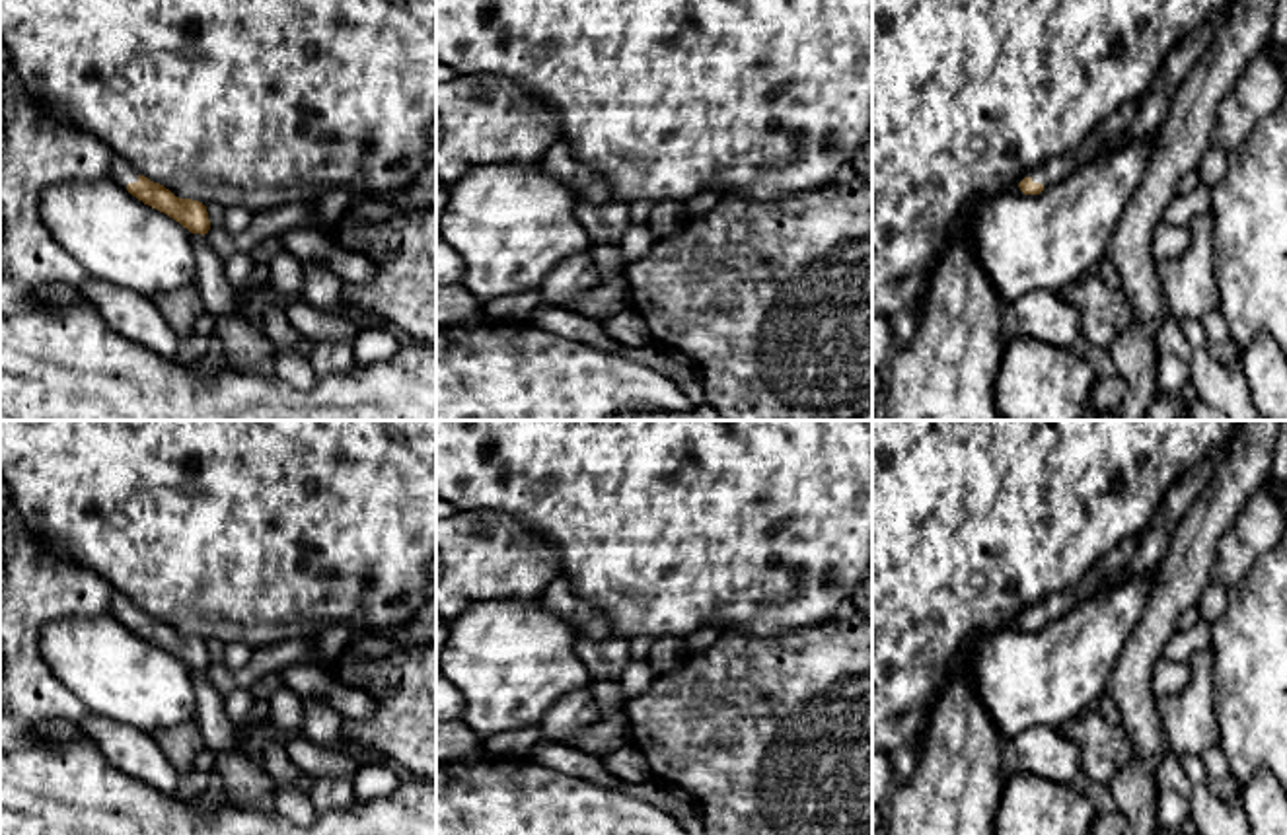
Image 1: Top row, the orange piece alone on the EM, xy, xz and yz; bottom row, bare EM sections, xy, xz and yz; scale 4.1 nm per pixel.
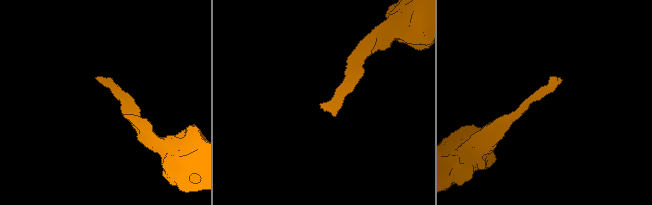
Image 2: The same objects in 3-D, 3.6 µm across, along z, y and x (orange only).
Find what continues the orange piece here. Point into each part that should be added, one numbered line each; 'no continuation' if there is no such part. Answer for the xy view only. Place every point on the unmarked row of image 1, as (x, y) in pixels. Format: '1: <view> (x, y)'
1: xy (123, 608)

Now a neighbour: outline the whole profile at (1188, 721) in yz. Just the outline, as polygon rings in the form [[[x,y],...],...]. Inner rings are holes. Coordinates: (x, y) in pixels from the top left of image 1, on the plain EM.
[[[1211,648],[1195,652],[1190,660],[1190,683],[1172,695],[1157,699],[1166,745],[1176,755],[1201,755],[1219,745],[1213,673],[1215,654]]]

